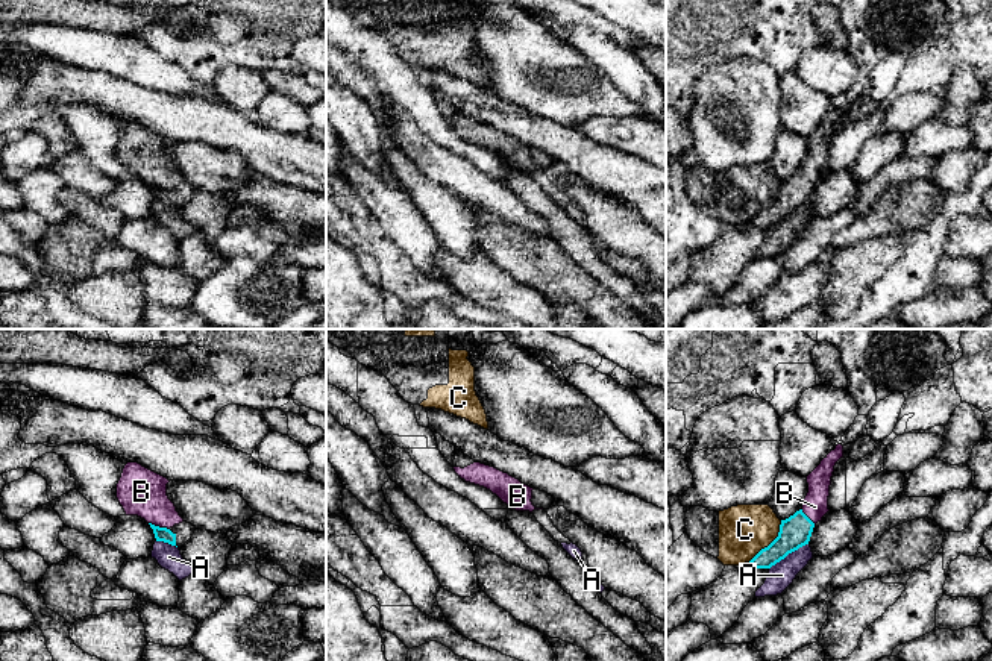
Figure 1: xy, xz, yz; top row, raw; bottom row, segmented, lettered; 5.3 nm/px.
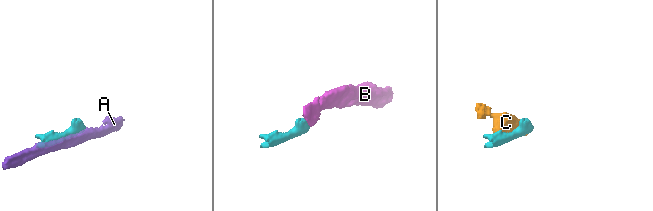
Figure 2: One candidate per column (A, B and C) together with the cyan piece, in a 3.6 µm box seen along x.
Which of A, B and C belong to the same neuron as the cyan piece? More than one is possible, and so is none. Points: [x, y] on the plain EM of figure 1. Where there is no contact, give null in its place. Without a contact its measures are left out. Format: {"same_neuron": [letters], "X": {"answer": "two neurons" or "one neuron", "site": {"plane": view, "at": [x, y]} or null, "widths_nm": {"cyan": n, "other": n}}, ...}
{"same_neuron": ["B"], "A": {"answer": "two neurons", "site": {"plane": "yz", "at": [787, 214]}, "widths_nm": {"cyan": 160, "other": 140}}, "B": {"answer": "one neuron", "site": {"plane": "xy", "at": [158, 187]}, "widths_nm": {"cyan": 80, "other": 260}}, "C": {"answer": "two neurons", "site": {"plane": "yz", "at": [768, 206]}, "widths_nm": {"cyan": 160, "other": 280}}}

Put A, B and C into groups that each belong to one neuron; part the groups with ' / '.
A / B / C

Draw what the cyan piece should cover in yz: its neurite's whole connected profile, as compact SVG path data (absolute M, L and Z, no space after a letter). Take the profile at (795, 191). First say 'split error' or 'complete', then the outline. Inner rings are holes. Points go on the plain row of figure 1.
split error | M837 105L807 136L808 153L802 168L789 179L781 180L778 197L749 223L742 224L743 227L771 229L789 214L808 205L815 185L830 171L831 136L840 118L843 118L843 106Z

